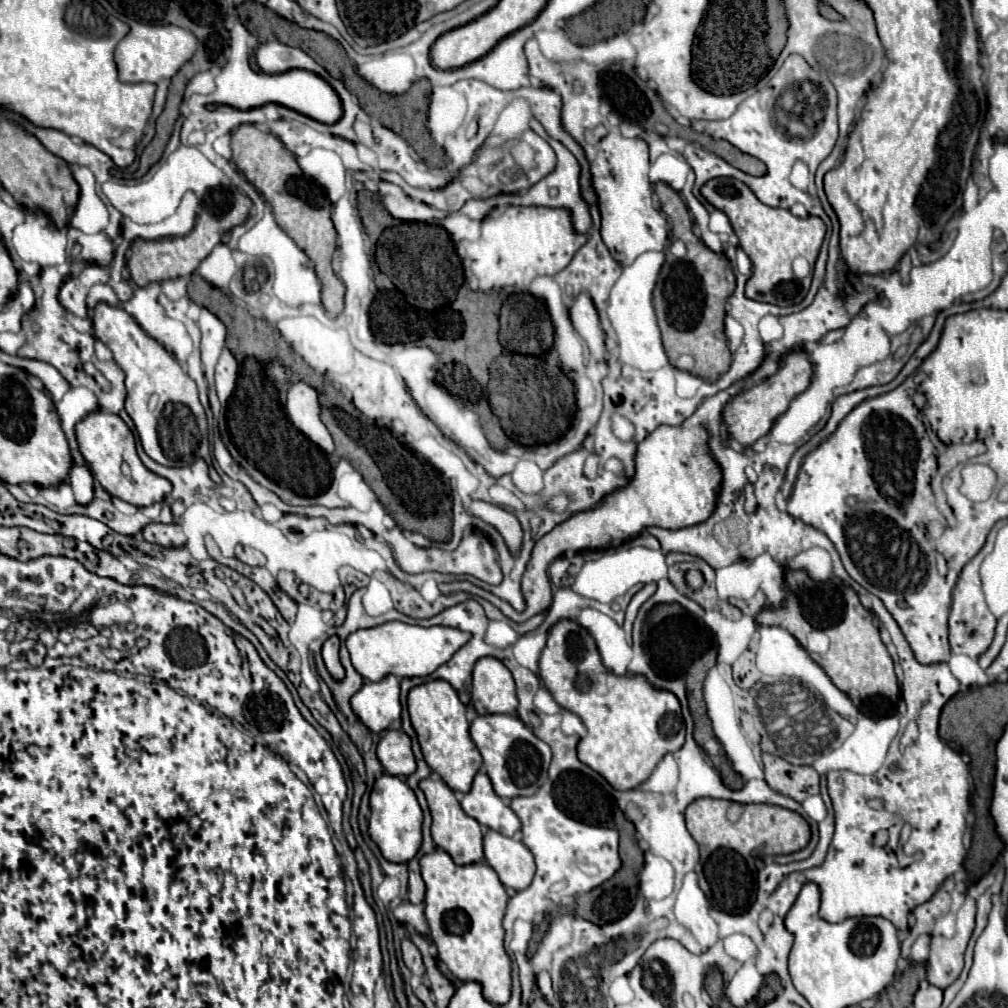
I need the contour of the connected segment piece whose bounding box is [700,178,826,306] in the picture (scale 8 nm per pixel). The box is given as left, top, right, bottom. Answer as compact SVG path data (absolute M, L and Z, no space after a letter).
M712 178L700 188L700 194L706 198L708 204L728 216L738 236L740 248L752 260L752 276L746 282L746 296L750 300L770 302L776 306L790 306L802 302L810 288L812 276L806 276L802 280L794 278L790 264L796 256L804 256L810 266L814 266L814 260L826 234L824 222L816 216L798 218L784 208L766 206L754 196L754 192L744 182L734 178Z

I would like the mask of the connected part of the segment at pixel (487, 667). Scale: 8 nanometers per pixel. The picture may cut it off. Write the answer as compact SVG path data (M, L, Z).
M480 658L472 670L472 704L478 714L512 714L518 706L514 678L496 658Z

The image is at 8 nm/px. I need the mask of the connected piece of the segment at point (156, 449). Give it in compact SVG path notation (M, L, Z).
M98 304L94 308L94 336L104 342L116 364L126 372L126 412L134 420L136 432L140 436L144 452L158 464L180 468L194 462L194 458L204 458L210 462L210 444L208 444L208 420L206 412L198 400L198 390L194 380L184 374L182 366L176 362L176 358L154 338L150 338L122 308L112 308L108 304Z

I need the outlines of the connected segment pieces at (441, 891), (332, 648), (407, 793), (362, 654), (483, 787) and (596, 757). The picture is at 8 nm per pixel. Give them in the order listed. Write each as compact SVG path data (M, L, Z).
M440 848L424 854L420 858L420 866L426 886L426 920L430 926L430 938L438 948L438 958L456 978L464 982L478 982L482 986L484 998L490 1004L506 1004L510 1000L512 982L512 968L510 958L504 950L502 928L508 894L498 874L486 862L458 866Z
M330 636L322 646L322 658L326 662L328 672L334 678L342 678L342 674L344 674L344 668L342 668L340 660L338 660L338 646L340 646L340 640L336 636Z
M390 774L380 776L374 782L374 788L370 792L370 808L372 808L372 816L370 816L368 832L370 832L370 838L378 844L382 856L388 862L396 862L396 864L412 860L422 844L422 830L420 830L422 810L410 786Z
M386 622L370 630L358 630L348 636L346 646L352 658L352 666L370 682L380 682L384 676L394 674L398 678L428 676L438 666L446 664L454 652L458 652L468 642L466 632L450 630L446 626L422 628L404 622Z
M484 772L474 776L472 790L462 798L460 804L470 818L504 836L514 836L520 830L518 816L494 794L490 778Z
M560 620L552 626L540 654L538 676L554 700L584 722L588 734L580 742L582 764L606 778L614 790L640 786L664 754L676 752L684 744L678 698L654 690L642 676L616 676L606 670L594 638L576 620Z

